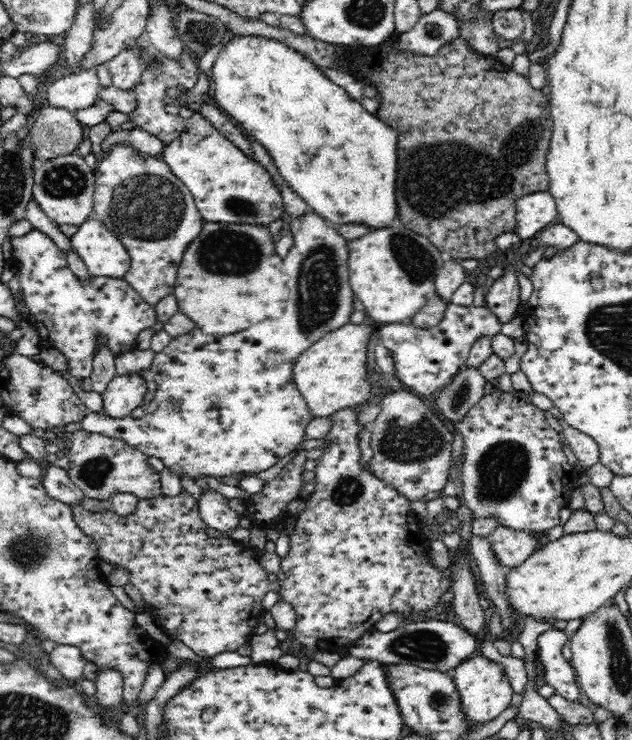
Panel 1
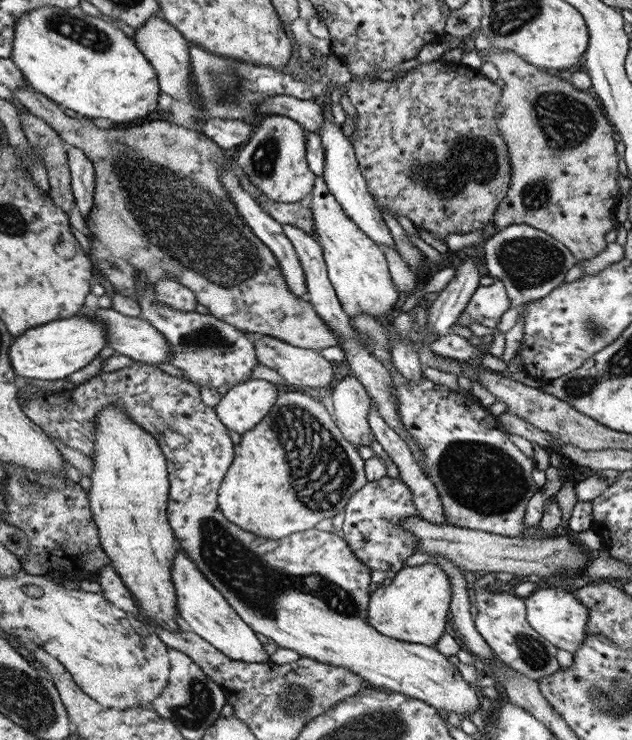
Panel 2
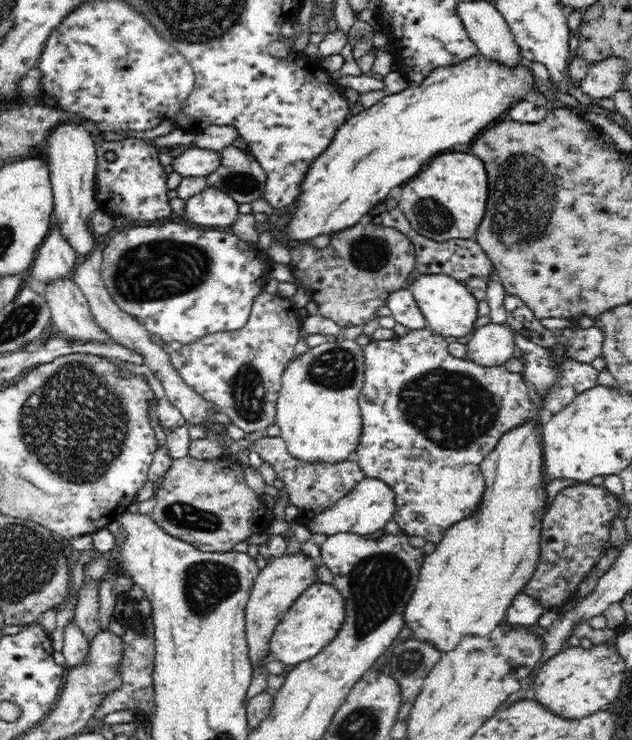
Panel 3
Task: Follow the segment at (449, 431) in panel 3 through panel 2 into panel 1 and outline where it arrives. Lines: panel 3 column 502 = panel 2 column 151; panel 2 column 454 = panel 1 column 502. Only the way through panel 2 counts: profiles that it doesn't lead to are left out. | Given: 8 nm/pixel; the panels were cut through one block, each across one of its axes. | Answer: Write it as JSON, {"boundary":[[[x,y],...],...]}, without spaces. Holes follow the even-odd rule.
{"boundary":[[[477,653],[472,658],[459,664],[454,669],[452,680],[460,697],[460,711],[470,721],[470,724],[490,722],[510,706],[513,692],[504,673],[504,668],[496,661],[484,657],[481,653]]]}

